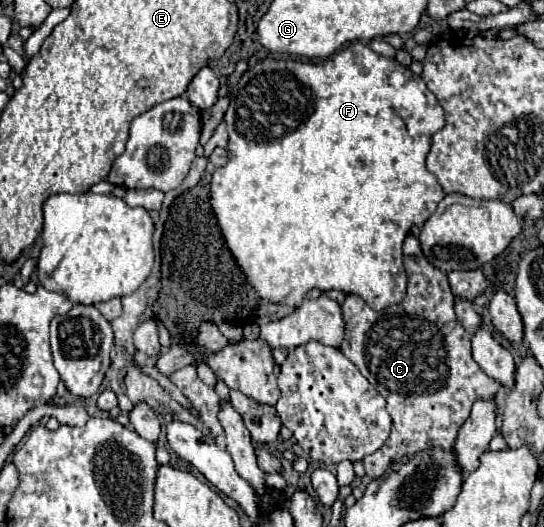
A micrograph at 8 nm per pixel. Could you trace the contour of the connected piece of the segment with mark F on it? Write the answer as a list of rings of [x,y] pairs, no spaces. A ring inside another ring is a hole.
[[[355,41],[317,65],[295,59],[265,59],[243,73],[239,83],[231,89],[229,99],[231,103],[225,113],[229,133],[227,165],[213,171],[209,201],[229,251],[233,253],[237,265],[247,277],[247,283],[257,291],[257,295],[271,303],[299,307],[305,295],[317,287],[321,291],[337,289],[343,293],[359,295],[375,311],[383,311],[393,303],[401,303],[407,287],[401,251],[403,239],[413,225],[423,227],[427,217],[431,217],[431,213],[437,209],[437,203],[445,197],[441,185],[437,183],[437,177],[425,167],[425,159],[431,147],[431,135],[443,127],[445,113],[437,97],[423,83],[423,79],[419,75],[413,75],[411,69],[401,67],[395,59],[387,59],[375,53],[369,45]]]

